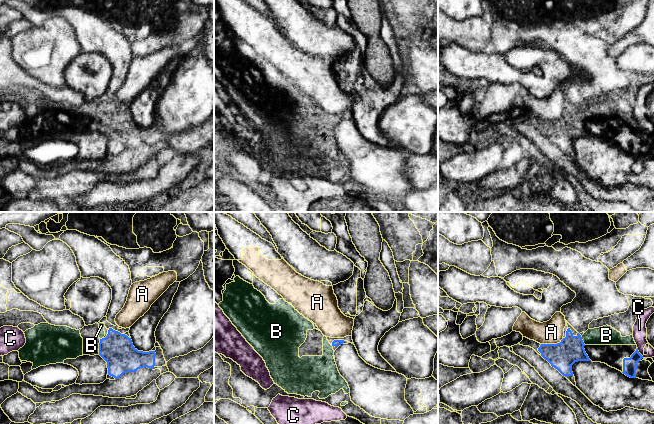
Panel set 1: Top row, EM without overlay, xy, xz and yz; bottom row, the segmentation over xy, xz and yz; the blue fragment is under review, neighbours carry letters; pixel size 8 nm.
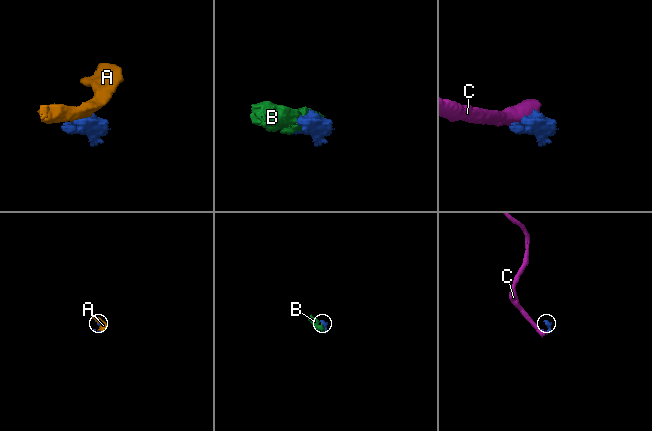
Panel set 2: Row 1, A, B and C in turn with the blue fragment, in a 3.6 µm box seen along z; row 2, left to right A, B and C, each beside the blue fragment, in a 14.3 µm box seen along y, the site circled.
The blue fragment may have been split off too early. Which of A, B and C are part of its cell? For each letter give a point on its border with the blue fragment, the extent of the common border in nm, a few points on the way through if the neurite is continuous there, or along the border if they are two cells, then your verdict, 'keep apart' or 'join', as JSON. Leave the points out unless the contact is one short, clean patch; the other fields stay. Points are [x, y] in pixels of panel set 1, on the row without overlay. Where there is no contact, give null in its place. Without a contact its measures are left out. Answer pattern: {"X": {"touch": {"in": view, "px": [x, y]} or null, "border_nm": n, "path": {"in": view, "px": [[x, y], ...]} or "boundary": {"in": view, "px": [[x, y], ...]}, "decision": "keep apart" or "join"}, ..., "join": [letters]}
{"A": {"touch": {"in": "yz", "px": [552, 120]}, "border_nm": 190, "boundary": {"in": "yz", "px": [[563, 114], [556, 119], [541, 120]]}, "decision": "keep apart"}, "B": {"touch": {"in": "yz", "px": [582, 116]}, "border_nm": 80, "decision": "join"}, "C": {"touch": {"in": "yz", "px": [638, 128]}, "border_nm": 100, "decision": "keep apart"}, "join": ["B"]}

